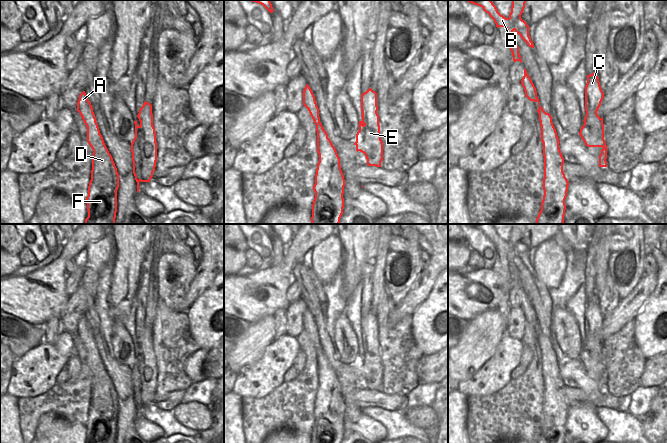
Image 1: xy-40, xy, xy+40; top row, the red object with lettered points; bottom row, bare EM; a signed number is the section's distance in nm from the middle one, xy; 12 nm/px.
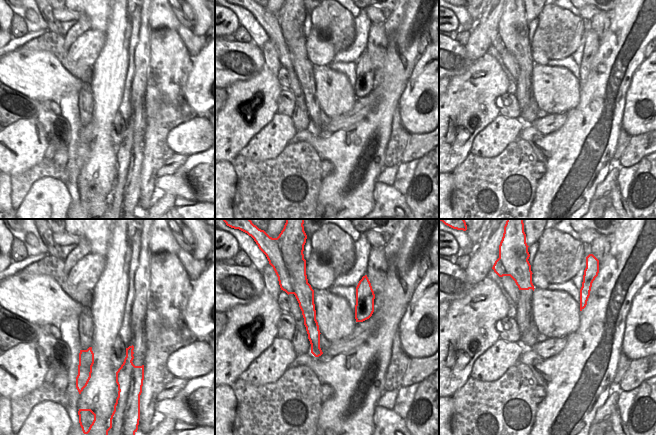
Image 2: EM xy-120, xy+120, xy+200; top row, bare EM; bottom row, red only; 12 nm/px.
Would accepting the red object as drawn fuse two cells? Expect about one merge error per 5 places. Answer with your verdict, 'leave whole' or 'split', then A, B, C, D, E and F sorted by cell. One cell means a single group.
split; groups A B D F / C E

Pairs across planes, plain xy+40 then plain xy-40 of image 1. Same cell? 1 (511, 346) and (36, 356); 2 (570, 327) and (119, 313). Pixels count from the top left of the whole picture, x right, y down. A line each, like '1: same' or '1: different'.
1: same
2: different

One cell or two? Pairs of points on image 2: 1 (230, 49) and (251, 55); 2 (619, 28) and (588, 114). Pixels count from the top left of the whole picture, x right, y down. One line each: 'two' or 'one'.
1: one
2: one

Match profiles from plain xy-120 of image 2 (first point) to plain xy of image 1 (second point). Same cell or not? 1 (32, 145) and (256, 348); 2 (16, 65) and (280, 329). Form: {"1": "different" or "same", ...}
{"1": "different", "2": "different"}

